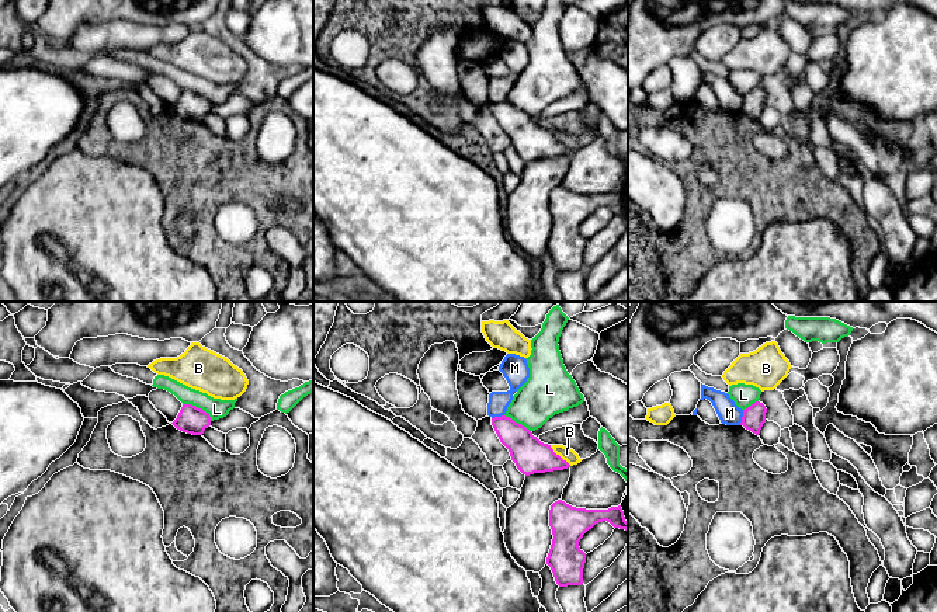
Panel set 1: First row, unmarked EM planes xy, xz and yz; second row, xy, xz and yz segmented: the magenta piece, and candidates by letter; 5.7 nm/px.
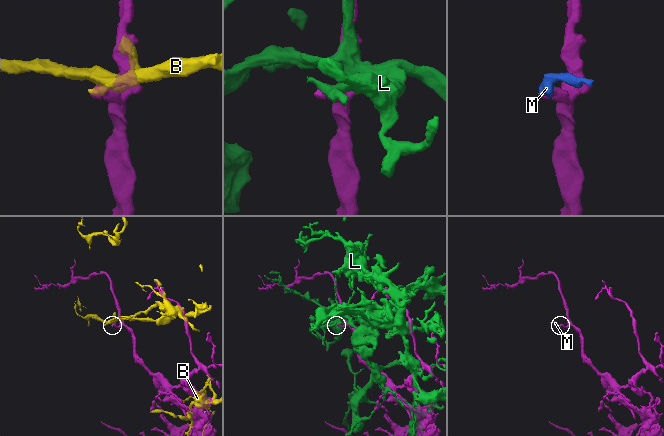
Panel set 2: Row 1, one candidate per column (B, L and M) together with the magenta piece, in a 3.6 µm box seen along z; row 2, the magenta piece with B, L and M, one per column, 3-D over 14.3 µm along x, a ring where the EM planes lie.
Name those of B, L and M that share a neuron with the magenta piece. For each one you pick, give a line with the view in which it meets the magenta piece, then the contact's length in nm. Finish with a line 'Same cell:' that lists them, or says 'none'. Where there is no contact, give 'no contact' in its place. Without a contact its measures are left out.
Same cell: none

